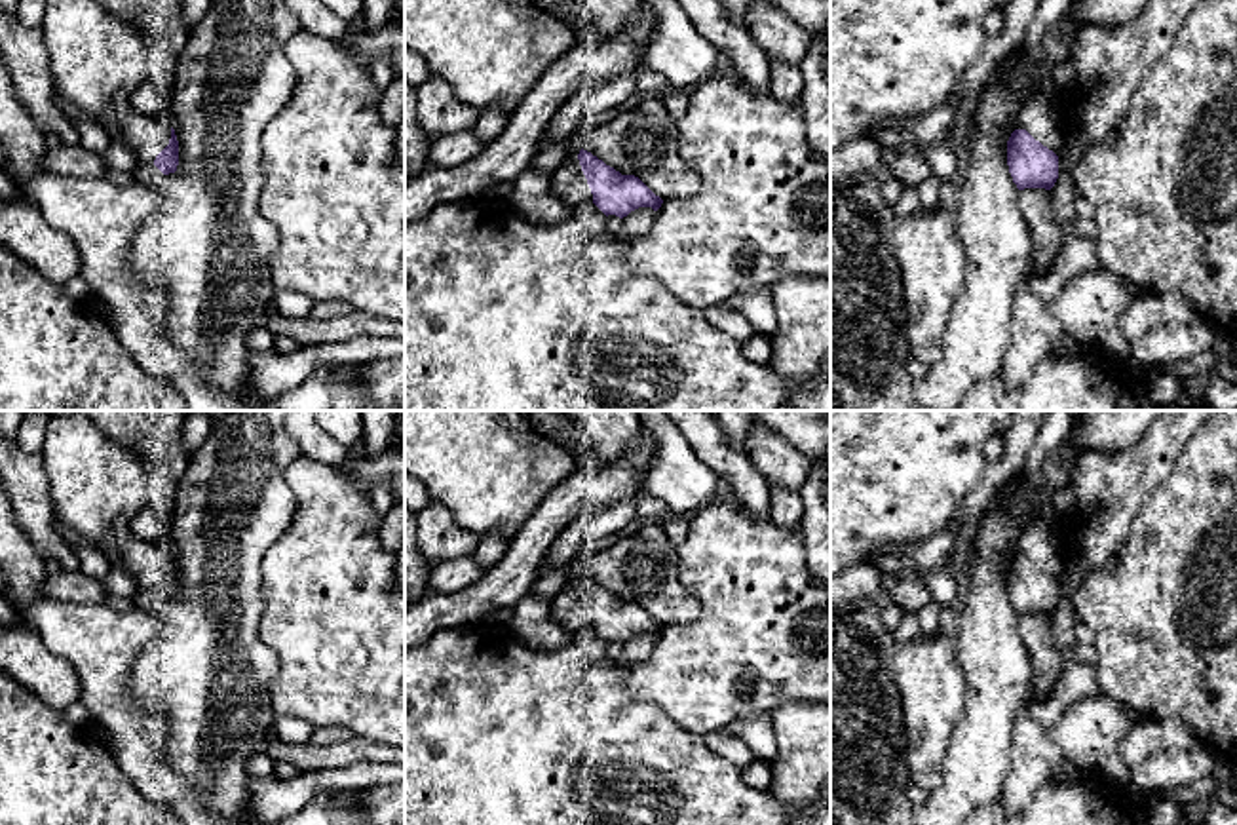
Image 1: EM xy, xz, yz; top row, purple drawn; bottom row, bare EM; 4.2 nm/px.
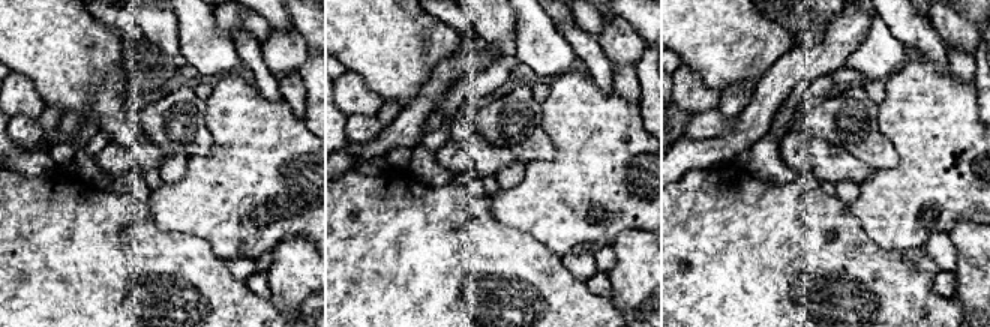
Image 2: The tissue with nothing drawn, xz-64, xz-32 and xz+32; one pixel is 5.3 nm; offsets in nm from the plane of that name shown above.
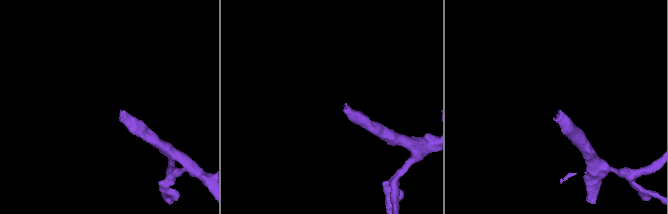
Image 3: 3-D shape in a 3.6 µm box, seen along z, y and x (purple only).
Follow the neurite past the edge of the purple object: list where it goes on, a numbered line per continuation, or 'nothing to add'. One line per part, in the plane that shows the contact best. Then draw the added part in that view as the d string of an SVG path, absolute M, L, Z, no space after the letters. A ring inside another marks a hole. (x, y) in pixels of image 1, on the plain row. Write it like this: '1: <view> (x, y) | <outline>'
1: xy (95, 485) | M72 412L49 416L42 458L55 519L84 542L118 559L139 589L154 591L156 582L169 570L171 549L165 544L144 542L131 530L148 489L148 468L141 456L114 443L87 416Z

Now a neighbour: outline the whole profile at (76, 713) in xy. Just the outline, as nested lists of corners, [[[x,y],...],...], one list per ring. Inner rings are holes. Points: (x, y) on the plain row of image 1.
[[[74,701],[67,709],[63,709],[63,715],[70,724],[78,726],[80,730],[87,730],[87,726],[93,722],[93,715],[82,701]]]

